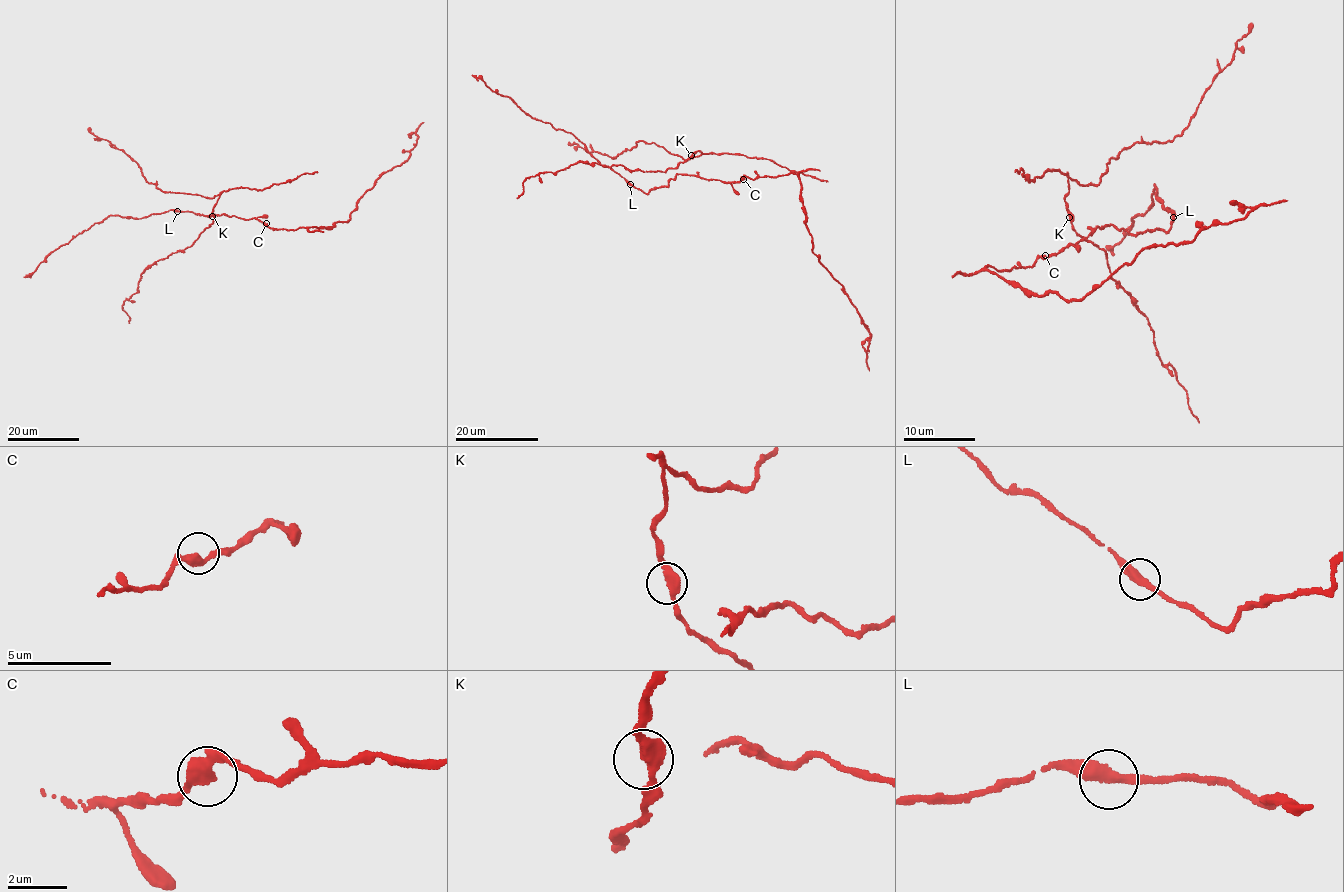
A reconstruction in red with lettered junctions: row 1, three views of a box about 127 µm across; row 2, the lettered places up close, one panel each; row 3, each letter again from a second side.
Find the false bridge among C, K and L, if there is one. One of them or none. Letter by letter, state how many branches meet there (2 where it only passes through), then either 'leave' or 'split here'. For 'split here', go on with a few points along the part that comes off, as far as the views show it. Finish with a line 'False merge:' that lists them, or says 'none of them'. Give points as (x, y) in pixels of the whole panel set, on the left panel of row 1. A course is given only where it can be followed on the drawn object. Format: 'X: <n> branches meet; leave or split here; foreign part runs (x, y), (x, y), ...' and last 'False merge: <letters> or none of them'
C: 2 branches meet; leave
K: 2 branches meet; leave
L: 2 branches meet; leave
False merge: none of them

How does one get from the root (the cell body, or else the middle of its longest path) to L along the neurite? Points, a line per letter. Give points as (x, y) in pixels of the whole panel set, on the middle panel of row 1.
L: (733, 182), (679, 174), (666, 186), (654, 186), (647, 193), (629, 184)

